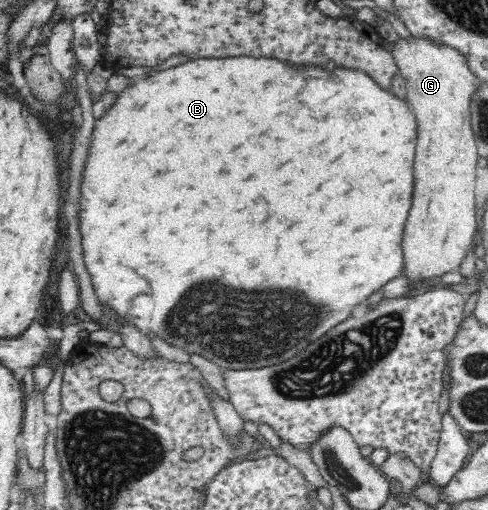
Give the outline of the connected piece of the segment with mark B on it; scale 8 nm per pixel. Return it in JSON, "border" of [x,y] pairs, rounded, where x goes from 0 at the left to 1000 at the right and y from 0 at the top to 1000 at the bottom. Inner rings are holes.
{"border":[[[469,110],[469,114],[412,114],[412,118],[391,118],[359,133],[342,133],[307,145],[301,151],[283,153],[275,165],[256,173],[240,188],[234,204],[215,220],[219,227],[211,235],[199,233],[191,271],[186,275],[186,306],[178,314],[178,333],[170,345],[166,361],[166,455],[170,455],[170,486],[174,486],[174,518],[182,529],[186,553],[203,592],[213,598],[225,629],[225,610],[244,614],[256,627],[268,629],[293,655],[314,653],[334,661],[334,667],[371,680],[383,694],[410,694],[436,708],[453,724],[467,725],[531,725],[547,718],[568,718],[576,710],[588,710],[617,694],[637,671],[654,667],[666,651],[678,643],[695,639],[703,627],[711,627],[719,614],[727,610],[727,600],[748,592],[768,573],[777,573],[789,557],[801,549],[818,545],[832,525],[830,496],[826,496],[826,463],[834,427],[846,404],[846,373],[850,369],[848,320],[855,286],[855,233],[846,224],[844,208],[830,188],[809,186],[799,173],[777,169],[760,147],[740,135],[717,129],[686,127],[682,137],[654,133],[654,129],[633,129],[621,137],[609,137],[592,129],[588,122],[576,122],[568,114],[514,114],[514,110]],[[510,627],[527,627],[518,639],[518,651],[510,655]]]}

